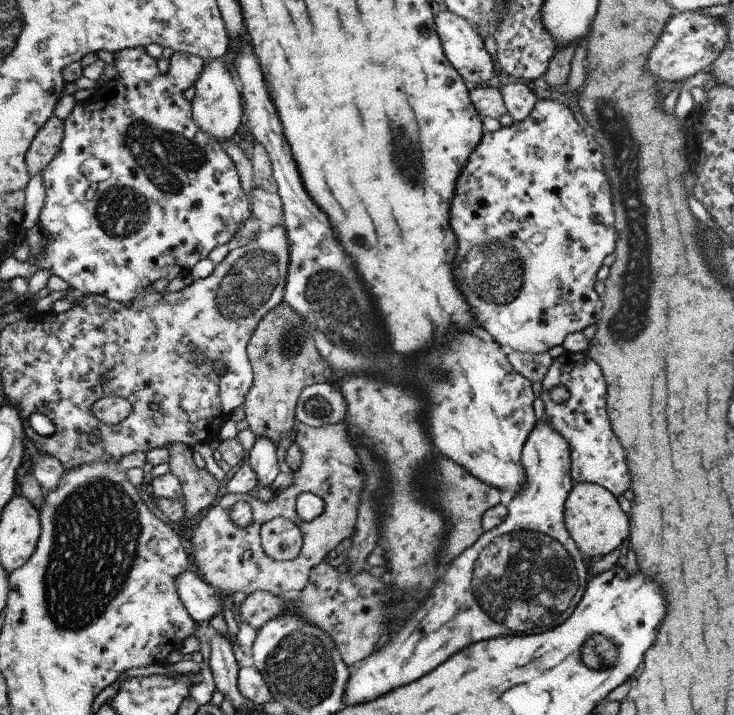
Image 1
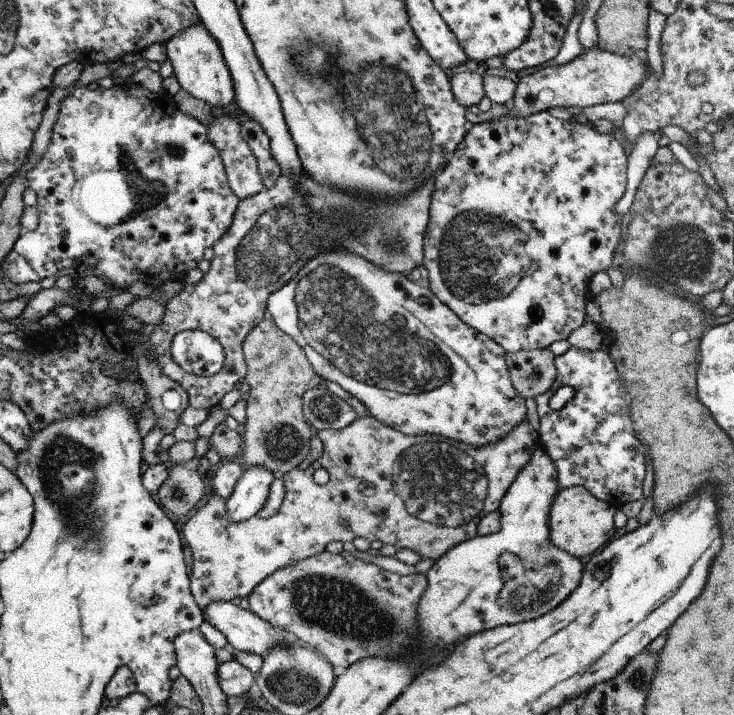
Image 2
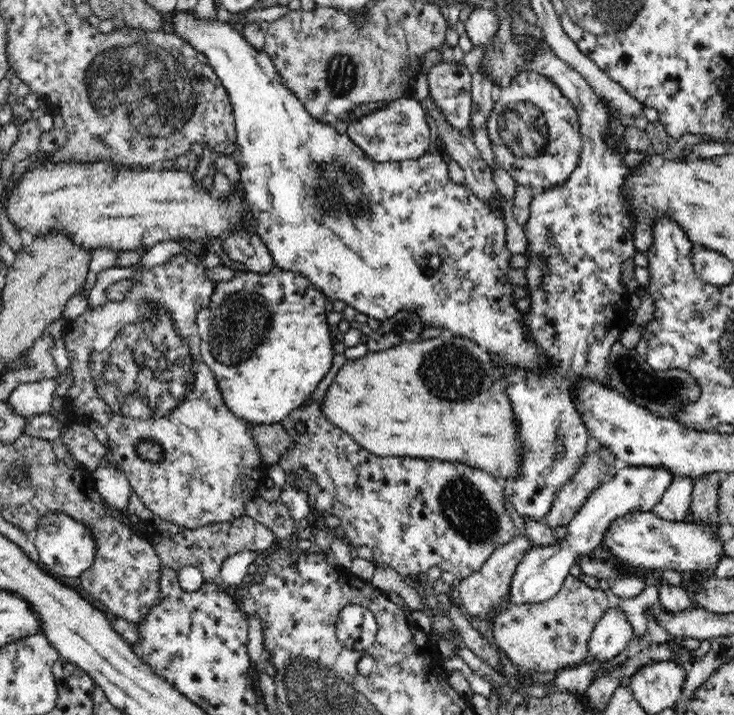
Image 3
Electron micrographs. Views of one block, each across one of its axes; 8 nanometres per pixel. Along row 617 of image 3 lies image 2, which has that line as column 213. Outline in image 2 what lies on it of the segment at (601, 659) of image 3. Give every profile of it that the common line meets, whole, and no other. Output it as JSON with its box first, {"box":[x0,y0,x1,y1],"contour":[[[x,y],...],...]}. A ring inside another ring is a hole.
{"box":[202,601,293,658],"contour":[[[230,601],[210,602],[209,606],[202,609],[205,621],[221,632],[237,651],[254,653],[264,658],[274,646],[293,643],[293,638],[289,634],[281,632],[253,612],[242,609],[240,605],[234,605]]]}

